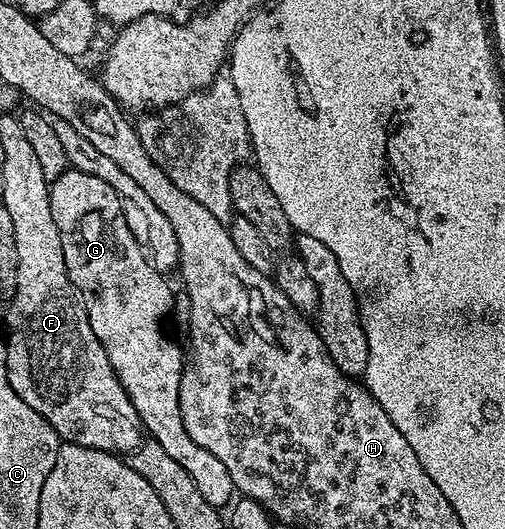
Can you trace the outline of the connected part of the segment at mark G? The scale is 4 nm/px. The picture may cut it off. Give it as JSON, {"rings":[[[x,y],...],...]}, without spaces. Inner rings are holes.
{"rings":[[[67,170],[60,174],[60,178],[52,181],[50,201],[52,219],[56,221],[56,230],[60,230],[60,246],[64,250],[64,266],[68,278],[74,283],[82,303],[86,306],[92,334],[96,334],[100,346],[104,346],[104,354],[108,354],[108,362],[112,364],[116,378],[120,378],[132,406],[136,406],[143,429],[148,433],[149,439],[164,446],[164,451],[177,464],[184,466],[184,471],[192,477],[192,482],[206,501],[212,502],[214,508],[225,509],[236,496],[232,474],[228,474],[228,469],[224,462],[220,462],[220,458],[208,454],[204,446],[196,446],[196,442],[188,438],[180,416],[178,391],[184,367],[184,352],[182,356],[181,350],[166,337],[166,332],[162,329],[162,323],[168,320],[174,307],[174,292],[166,285],[167,277],[151,266],[146,259],[146,253],[136,242],[126,221],[126,208],[122,197],[116,190],[112,190],[112,186],[108,186],[108,182],[92,174]]]}

